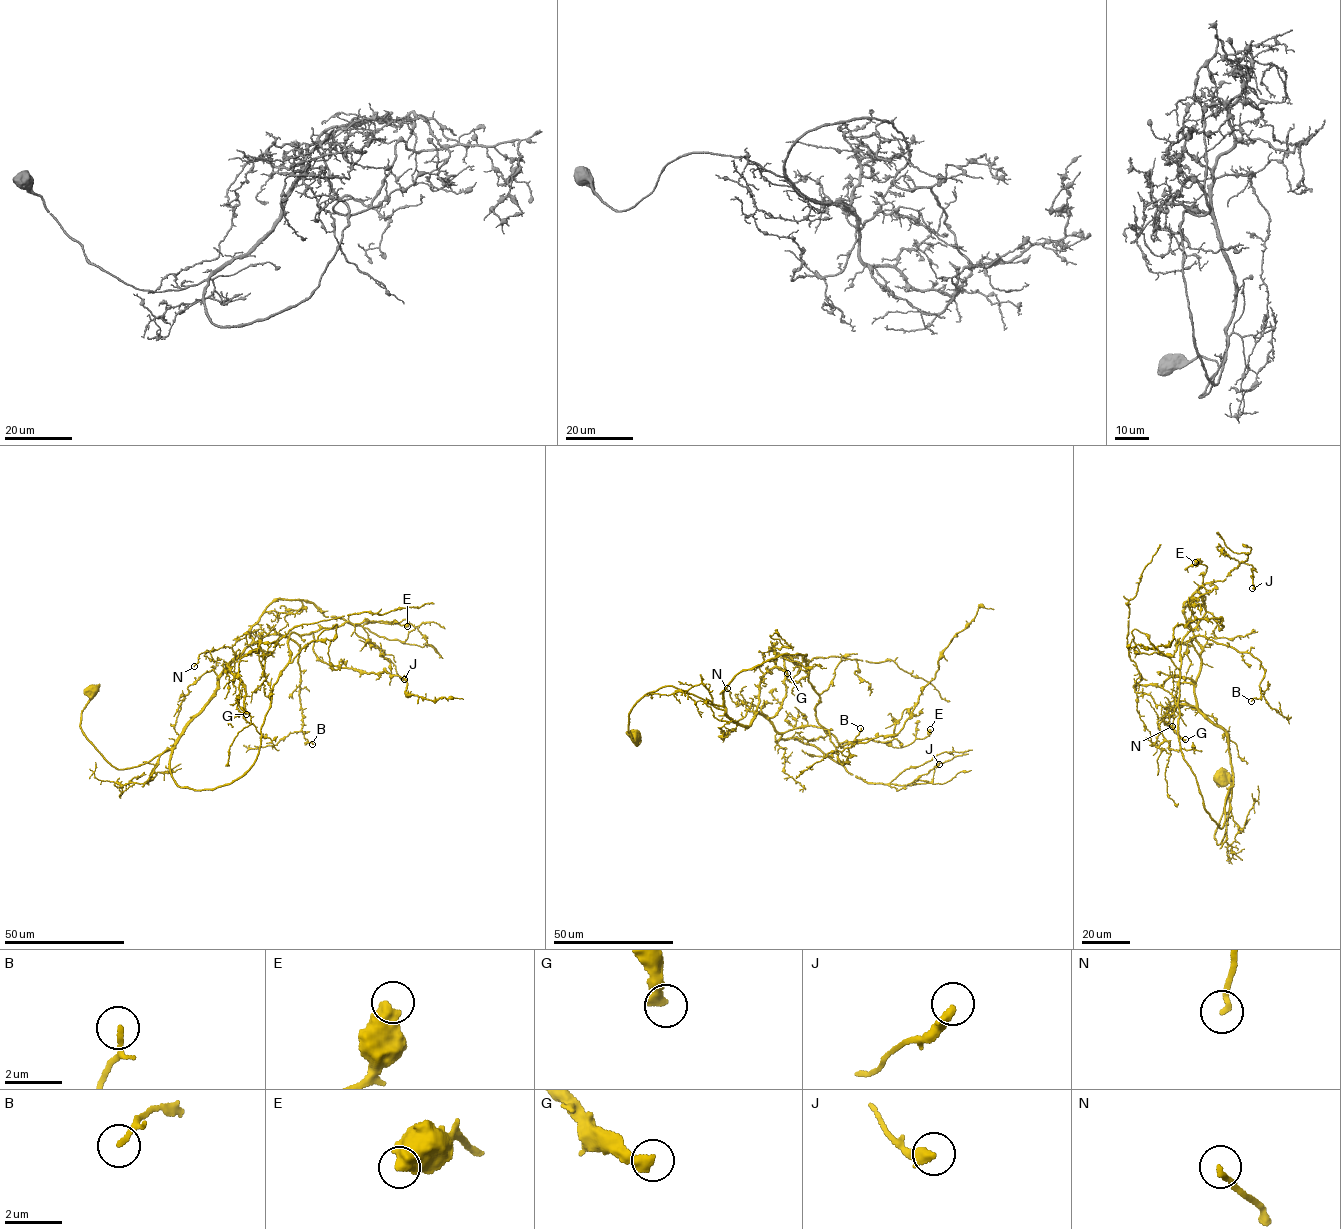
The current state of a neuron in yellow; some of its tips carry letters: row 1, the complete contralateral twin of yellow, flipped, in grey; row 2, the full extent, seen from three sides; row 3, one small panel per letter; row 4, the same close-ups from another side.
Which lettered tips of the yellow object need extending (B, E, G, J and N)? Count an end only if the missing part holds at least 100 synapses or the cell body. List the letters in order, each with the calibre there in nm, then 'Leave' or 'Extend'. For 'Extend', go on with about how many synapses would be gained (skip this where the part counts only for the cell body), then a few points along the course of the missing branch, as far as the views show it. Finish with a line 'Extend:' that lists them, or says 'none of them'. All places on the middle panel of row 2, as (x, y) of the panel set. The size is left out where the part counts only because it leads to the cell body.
B: Thickness 120 nm. Leave
E: Thickness 650 nm. Leave
G: Thickness 400 nm. Extend. Roughly 100 synapses. Course of what is missing: (787, 673), (821, 689), (852, 689), (866, 683), (881, 685)
J: Thickness 360 nm. Leave
N: Thickness 180 nm. Leave
Extend: G

